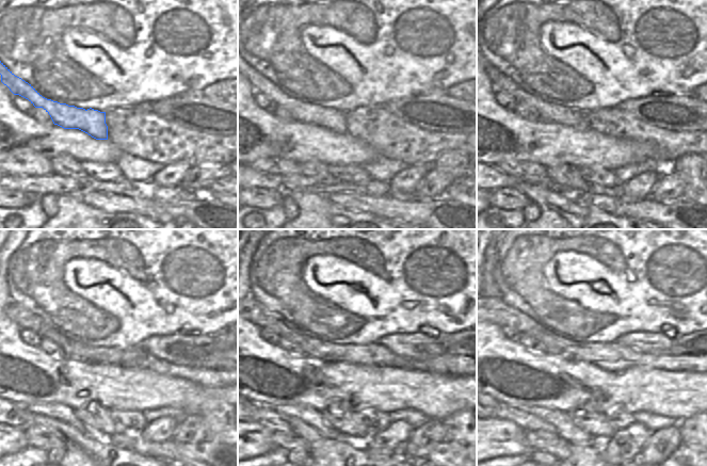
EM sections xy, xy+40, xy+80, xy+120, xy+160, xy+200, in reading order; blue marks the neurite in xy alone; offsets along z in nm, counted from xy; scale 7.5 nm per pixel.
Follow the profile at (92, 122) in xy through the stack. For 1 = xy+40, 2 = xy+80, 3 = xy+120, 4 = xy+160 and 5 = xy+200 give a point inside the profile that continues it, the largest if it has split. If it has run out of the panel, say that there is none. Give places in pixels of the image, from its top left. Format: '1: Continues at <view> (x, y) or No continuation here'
1: Continues at xy+40 (333, 119)
2: Continues at xy+80 (551, 113)
3: Continues at xy+120 (42, 330)
4: Continues at xy+160 (284, 330)
5: Continues at xy+200 (523, 327)

